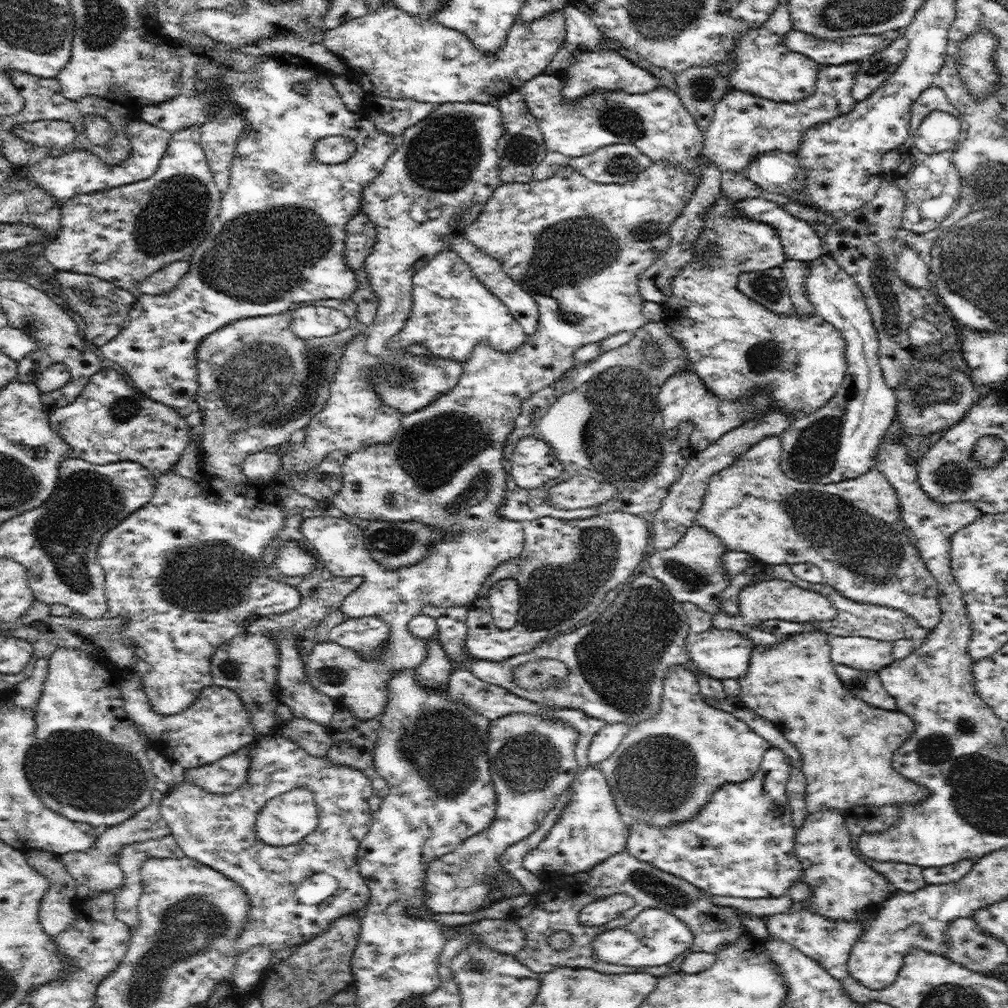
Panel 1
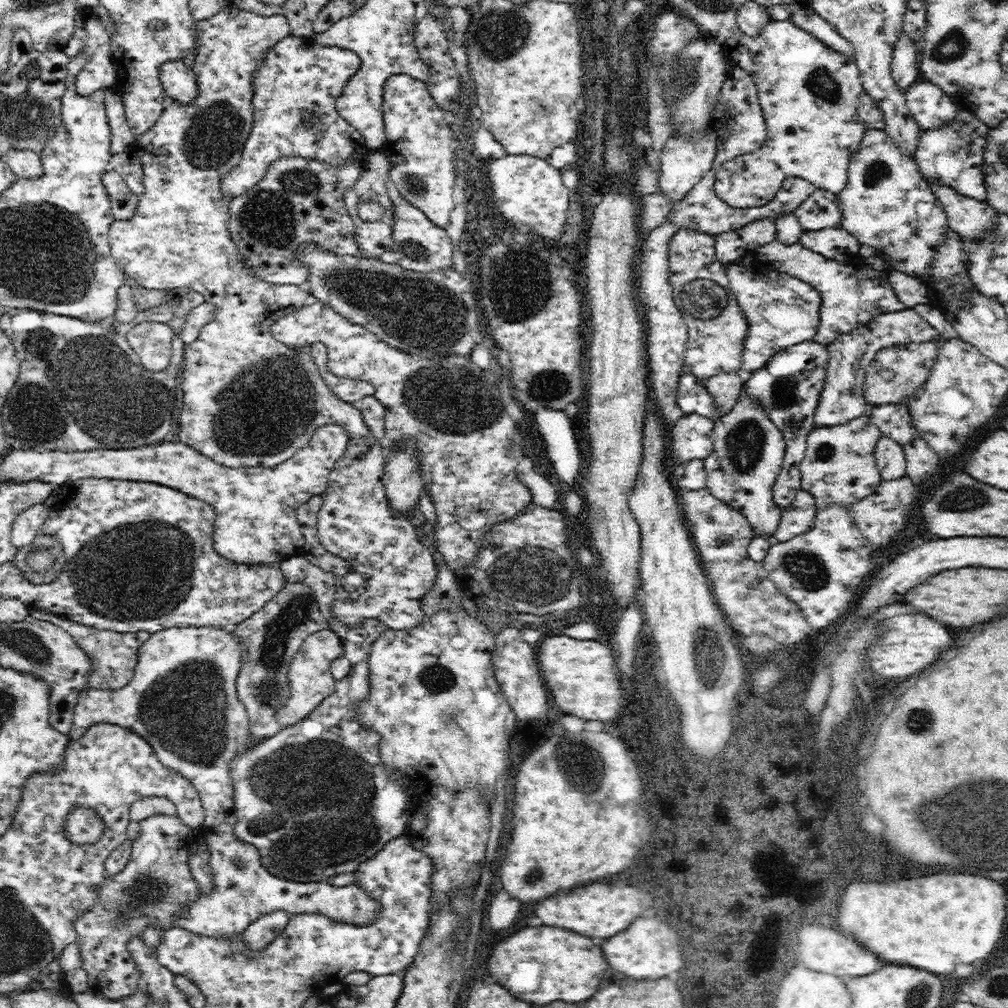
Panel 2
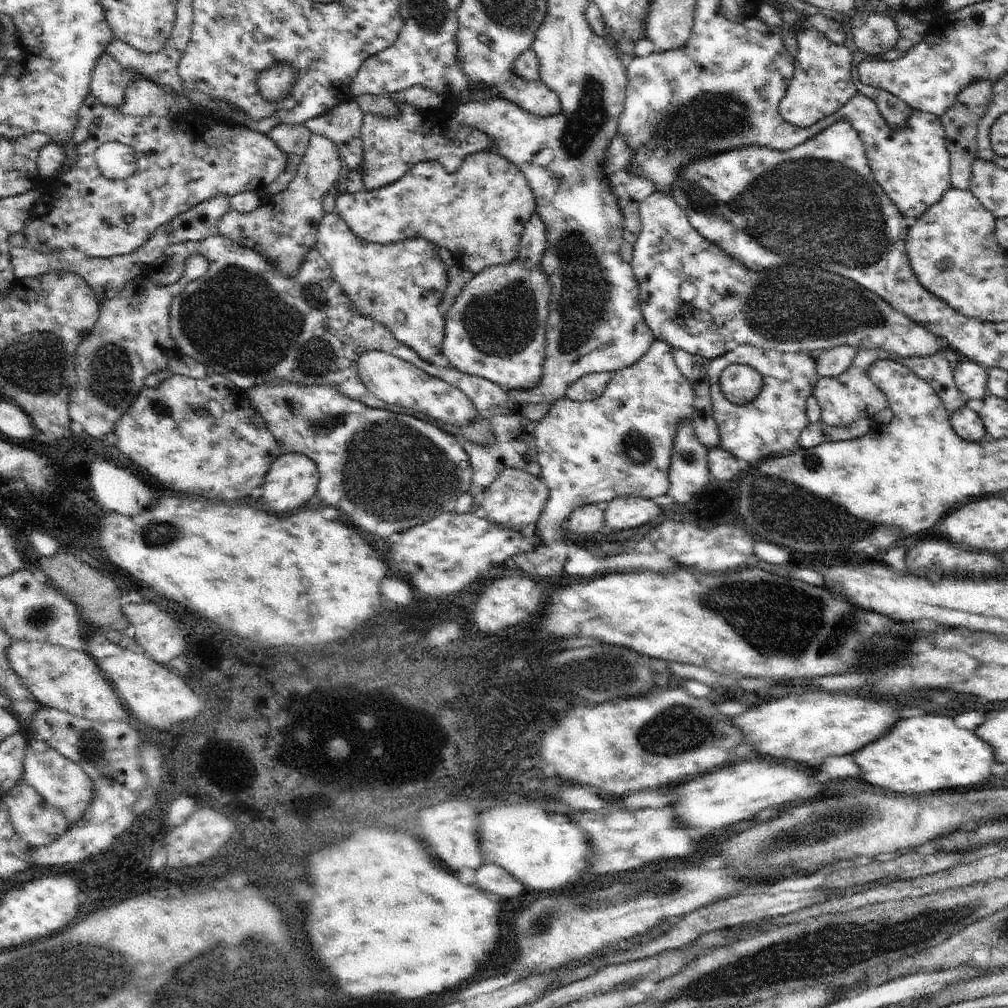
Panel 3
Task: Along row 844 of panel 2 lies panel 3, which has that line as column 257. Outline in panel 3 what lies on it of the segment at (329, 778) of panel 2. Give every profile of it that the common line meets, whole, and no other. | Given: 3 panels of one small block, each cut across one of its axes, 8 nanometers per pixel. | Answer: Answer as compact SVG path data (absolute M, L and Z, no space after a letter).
M209 234L203 242L167 246L149 268L147 278L159 288L175 284L183 276L185 260L191 254L203 254L211 264L207 274L195 282L189 282L189 286L173 298L171 336L181 356L191 356L207 366L207 376L221 374L241 392L253 390L253 386L273 384L273 380L287 380L299 386L333 386L341 390L341 394L359 400L369 408L383 408L393 414L413 416L451 434L451 428L443 428L427 414L401 406L389 406L371 394L365 384L361 384L357 370L359 358L367 352L387 352L461 390L485 416L489 412L497 412L499 416L513 416L521 412L521 406L513 406L513 402L509 402L511 396L505 388L499 388L487 378L469 376L457 368L437 368L421 360L415 350L393 338L387 326L361 314L355 304L351 304L351 298L345 298L345 290L333 278L329 264L317 248L305 256L299 276L287 278L255 248L243 248L225 236Z

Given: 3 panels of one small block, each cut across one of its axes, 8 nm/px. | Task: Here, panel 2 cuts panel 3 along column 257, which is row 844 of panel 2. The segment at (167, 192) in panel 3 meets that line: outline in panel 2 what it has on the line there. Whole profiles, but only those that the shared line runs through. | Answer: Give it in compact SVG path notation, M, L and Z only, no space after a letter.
M178 812L148 816L138 824L142 832L132 842L132 858L128 860L128 866L116 876L106 874L106 880L98 890L98 904L74 922L78 932L76 944L80 944L82 950L90 990L110 1000L132 996L140 984L142 972L128 952L128 942L134 936L140 936L150 924L156 924L162 930L174 928L180 910L200 892L188 864L188 844L194 840L196 832L182 822Z

